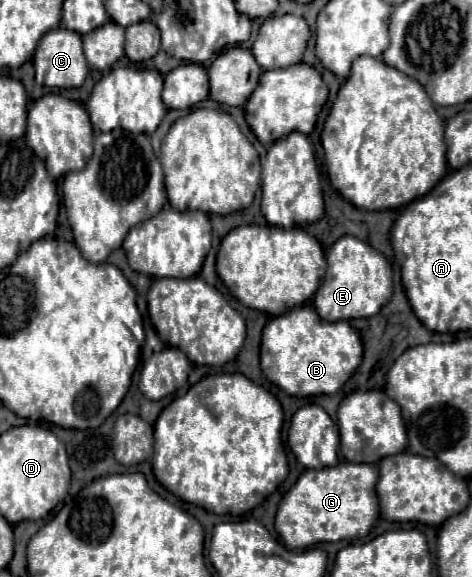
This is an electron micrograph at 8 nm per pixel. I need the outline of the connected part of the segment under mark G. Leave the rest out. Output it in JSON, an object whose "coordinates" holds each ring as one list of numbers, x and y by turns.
{"coordinates":[[339,463,319,471,307,469,279,503,275,517,277,533,289,549,305,549,323,541,367,537,379,515,379,503,375,501,377,477,377,467,369,463]]}

